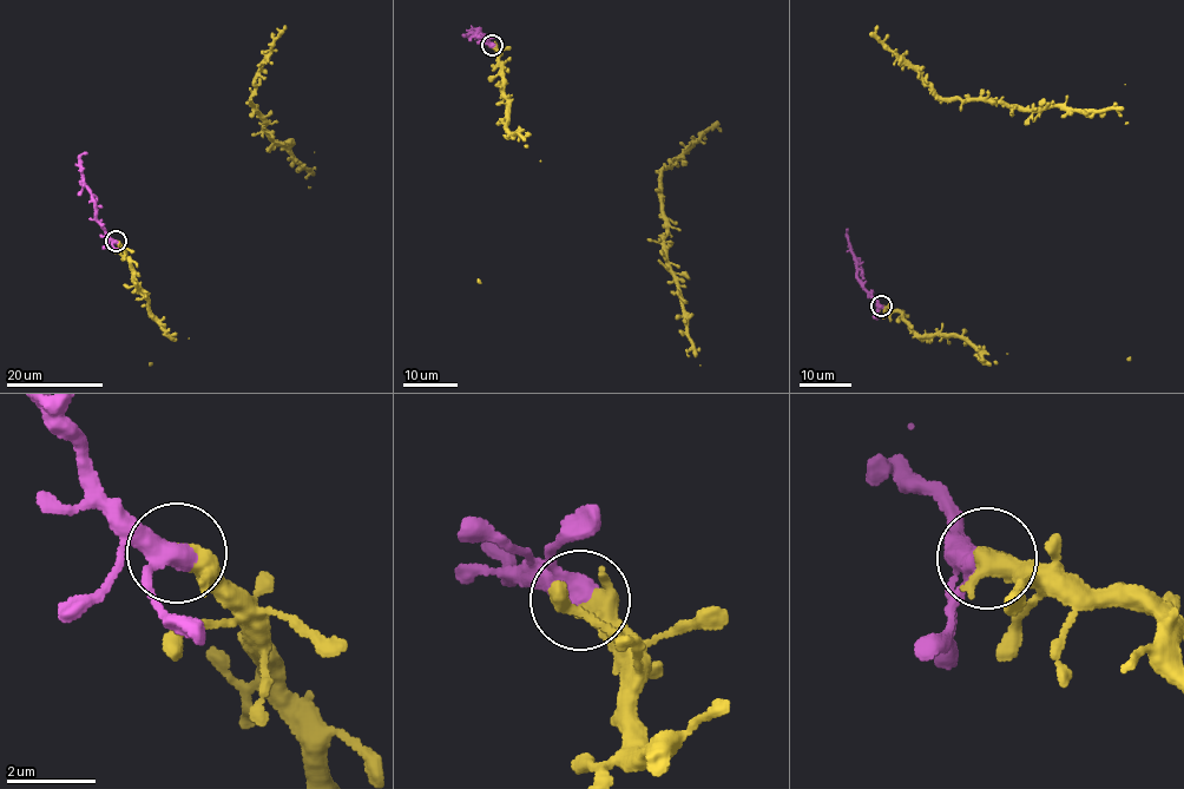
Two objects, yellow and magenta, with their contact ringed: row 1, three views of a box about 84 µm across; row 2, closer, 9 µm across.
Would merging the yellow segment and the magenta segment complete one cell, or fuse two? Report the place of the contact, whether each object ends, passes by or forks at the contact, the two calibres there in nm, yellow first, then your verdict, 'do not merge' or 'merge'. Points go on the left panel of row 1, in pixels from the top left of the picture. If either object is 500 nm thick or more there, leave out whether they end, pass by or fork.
(116, 241) | yellow passes by | magenta passes by | 340/440 nm | merge

